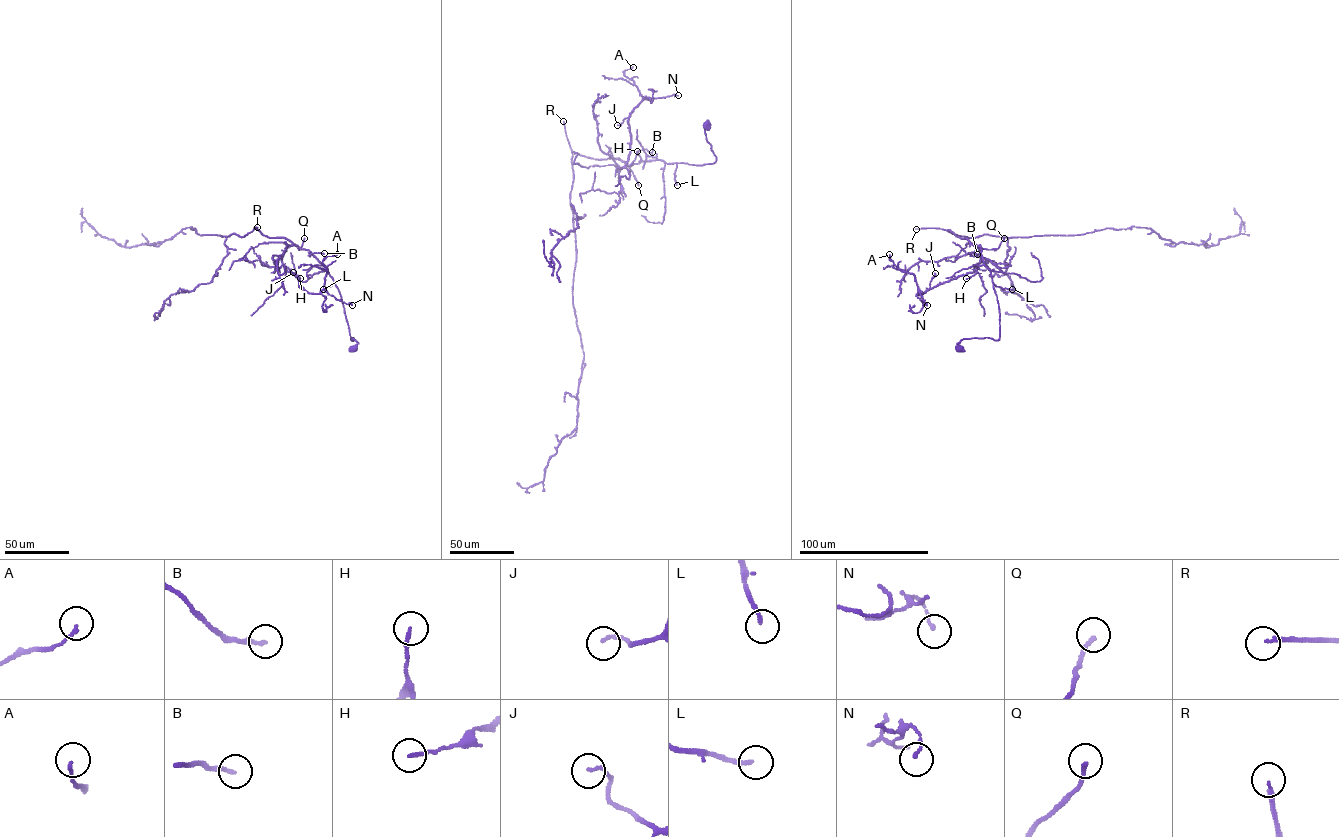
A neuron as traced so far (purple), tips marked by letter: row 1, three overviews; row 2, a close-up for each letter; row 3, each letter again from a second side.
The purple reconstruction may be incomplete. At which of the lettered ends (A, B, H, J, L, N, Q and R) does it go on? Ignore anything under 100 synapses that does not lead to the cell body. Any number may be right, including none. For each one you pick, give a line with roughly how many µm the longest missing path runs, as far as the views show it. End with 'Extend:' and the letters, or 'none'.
R: missing 200 µm
Extend: R

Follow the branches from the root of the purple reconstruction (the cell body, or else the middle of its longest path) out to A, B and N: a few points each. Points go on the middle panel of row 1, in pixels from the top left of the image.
A: (705, 125), (714, 163), (656, 159), (618, 172), (628, 160), (629, 116), (644, 98), (624, 74), (633, 67)
B: (705, 125), (708, 121), (705, 133), (716, 156), (714, 163), (641, 161), (638, 152), (652, 152)
N: (705, 125), (714, 163), (656, 159), (618, 172), (628, 160), (633, 109), (643, 99), (678, 95)

